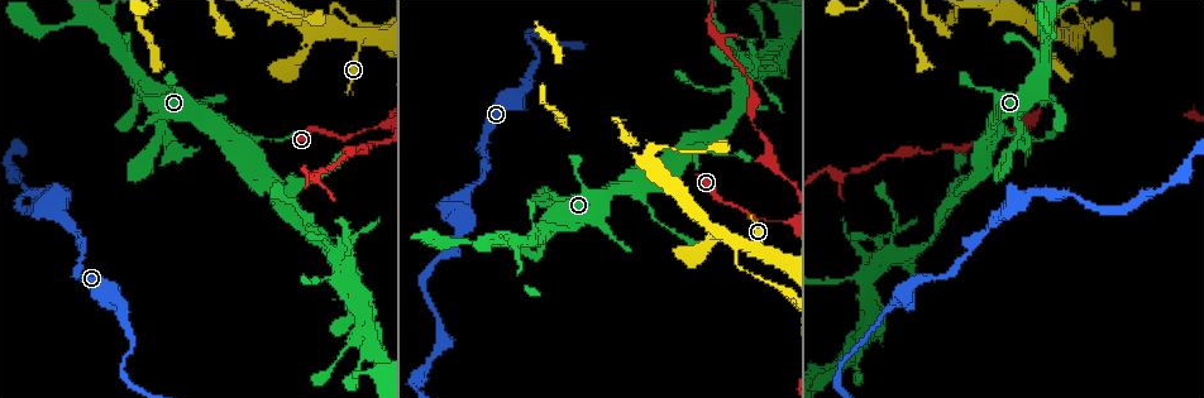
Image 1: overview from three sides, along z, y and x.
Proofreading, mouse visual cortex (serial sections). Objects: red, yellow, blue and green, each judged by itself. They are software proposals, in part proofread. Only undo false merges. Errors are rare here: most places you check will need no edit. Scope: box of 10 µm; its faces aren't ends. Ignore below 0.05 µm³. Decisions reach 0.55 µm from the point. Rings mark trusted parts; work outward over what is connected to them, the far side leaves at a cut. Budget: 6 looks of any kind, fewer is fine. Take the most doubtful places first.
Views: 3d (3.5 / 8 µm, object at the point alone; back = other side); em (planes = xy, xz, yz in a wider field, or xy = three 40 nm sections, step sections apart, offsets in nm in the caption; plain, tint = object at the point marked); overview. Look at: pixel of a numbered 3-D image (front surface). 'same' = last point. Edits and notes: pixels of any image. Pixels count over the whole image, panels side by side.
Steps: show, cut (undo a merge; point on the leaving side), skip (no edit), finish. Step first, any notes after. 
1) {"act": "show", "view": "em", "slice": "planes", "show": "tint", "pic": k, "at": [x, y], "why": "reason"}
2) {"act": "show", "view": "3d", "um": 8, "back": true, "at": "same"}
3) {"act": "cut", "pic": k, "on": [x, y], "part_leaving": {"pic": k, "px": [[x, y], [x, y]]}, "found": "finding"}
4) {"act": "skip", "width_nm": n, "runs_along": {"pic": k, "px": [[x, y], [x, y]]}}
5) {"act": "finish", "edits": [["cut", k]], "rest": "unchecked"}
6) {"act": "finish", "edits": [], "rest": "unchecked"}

{"act": "show", "view": "3d", "um": 3.5, "pic": 1, "at": [90, 24], "why": "sudden change in width"}

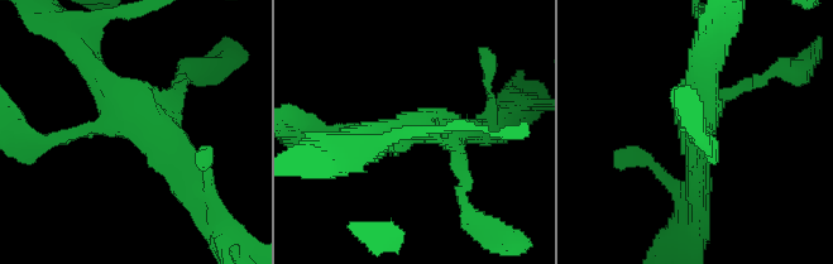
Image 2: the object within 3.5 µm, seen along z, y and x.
{"act": "show", "view": "em", "slice": "xy", "step": 3, "show": "tint", "pic": 2, "at": [130, 130]}

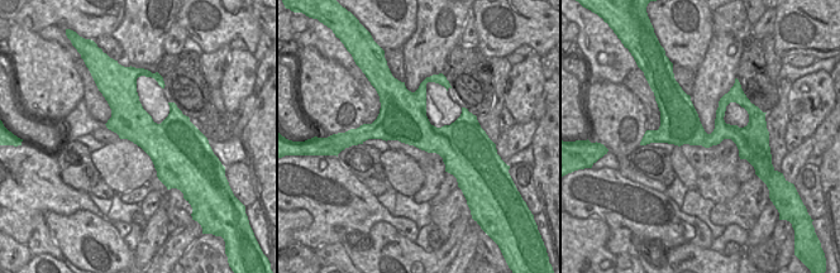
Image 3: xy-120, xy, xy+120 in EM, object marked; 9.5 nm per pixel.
{"act": "skip", "width_nm": 460, "runs_along": {"pic": 3, "px": [[755, 129], [716, 137], [649, 139]]}, "found": "all the same cell"}

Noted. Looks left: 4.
{"act": "show", "view": "3d", "um": 3.5, "back": true, "pic": 1, "at": [940, 213], "why": "calibre changes"}

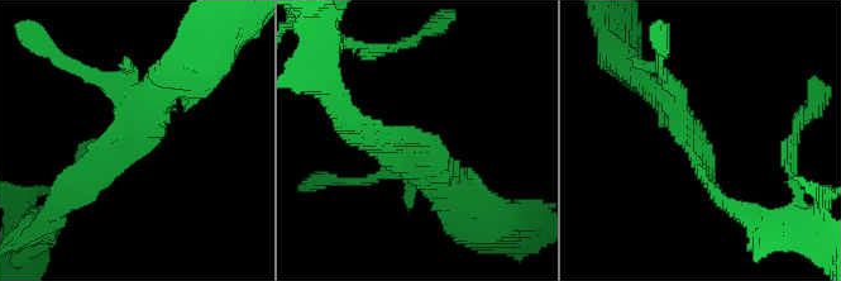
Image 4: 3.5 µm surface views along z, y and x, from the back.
{"act": "show", "view": "em", "slice": "xy", "step": 1, "show": "tint", "pic": 4, "at": [128, 143]}

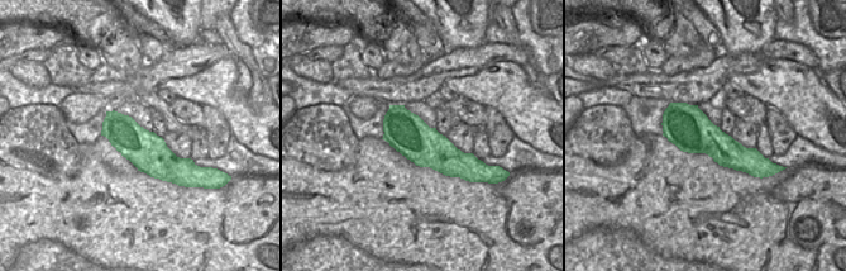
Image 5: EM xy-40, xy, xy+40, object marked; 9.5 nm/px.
{"act": "skip", "runs_along": {"pic": 4, "px": [[166, 86], [130, 148], [68, 199]]}, "found": "continuous, no second cell"}

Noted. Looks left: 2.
{"act": "show", "view": "3d", "um": 3.5, "pic": 1, "at": [339, 257], "why": "calibre changes"}

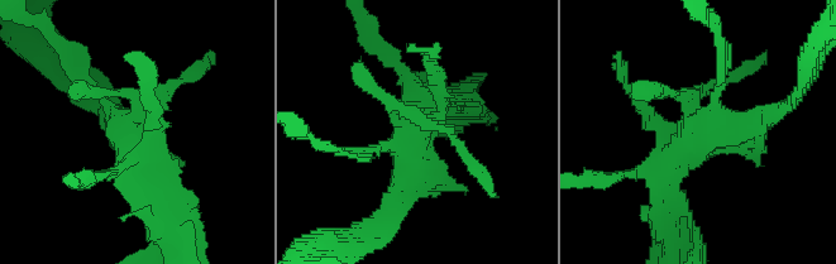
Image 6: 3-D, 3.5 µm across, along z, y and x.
{"act": "show", "view": "em", "slice": "xy", "step": 3, "show": "tint", "pic": 6, "at": [134, 134], "why": "shape alone is not enough"}

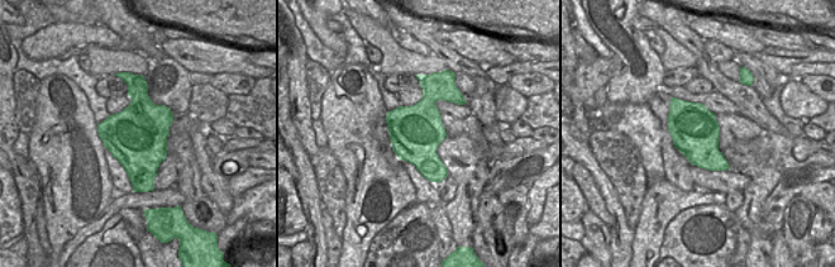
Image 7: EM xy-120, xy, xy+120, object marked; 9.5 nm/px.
{"act": "skip", "runs_along": {"pic": 6, "px": [[769, 113], [698, 133], [672, 202]]}, "found": "all the same cell"}

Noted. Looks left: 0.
{"act": "finish", "edits": [], "rest": "unchecked"}

